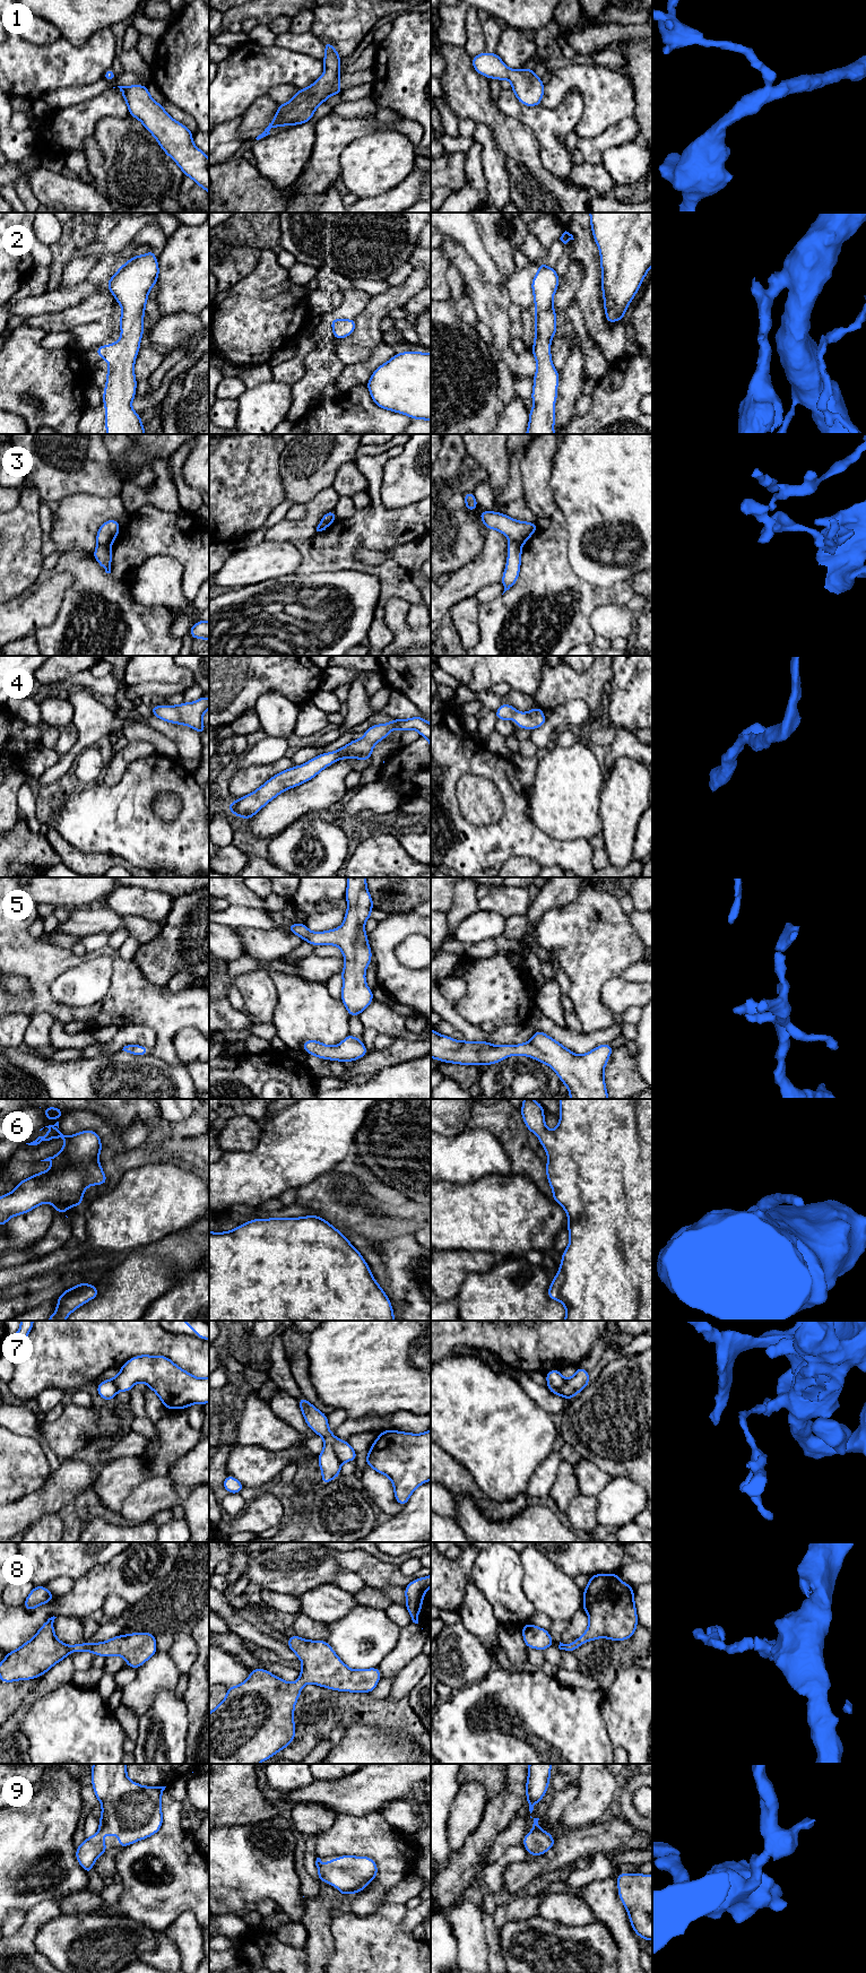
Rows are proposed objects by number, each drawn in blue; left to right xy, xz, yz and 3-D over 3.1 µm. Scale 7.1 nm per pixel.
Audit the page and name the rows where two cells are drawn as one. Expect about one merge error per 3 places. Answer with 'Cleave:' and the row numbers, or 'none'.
Cleave: 3, 7

